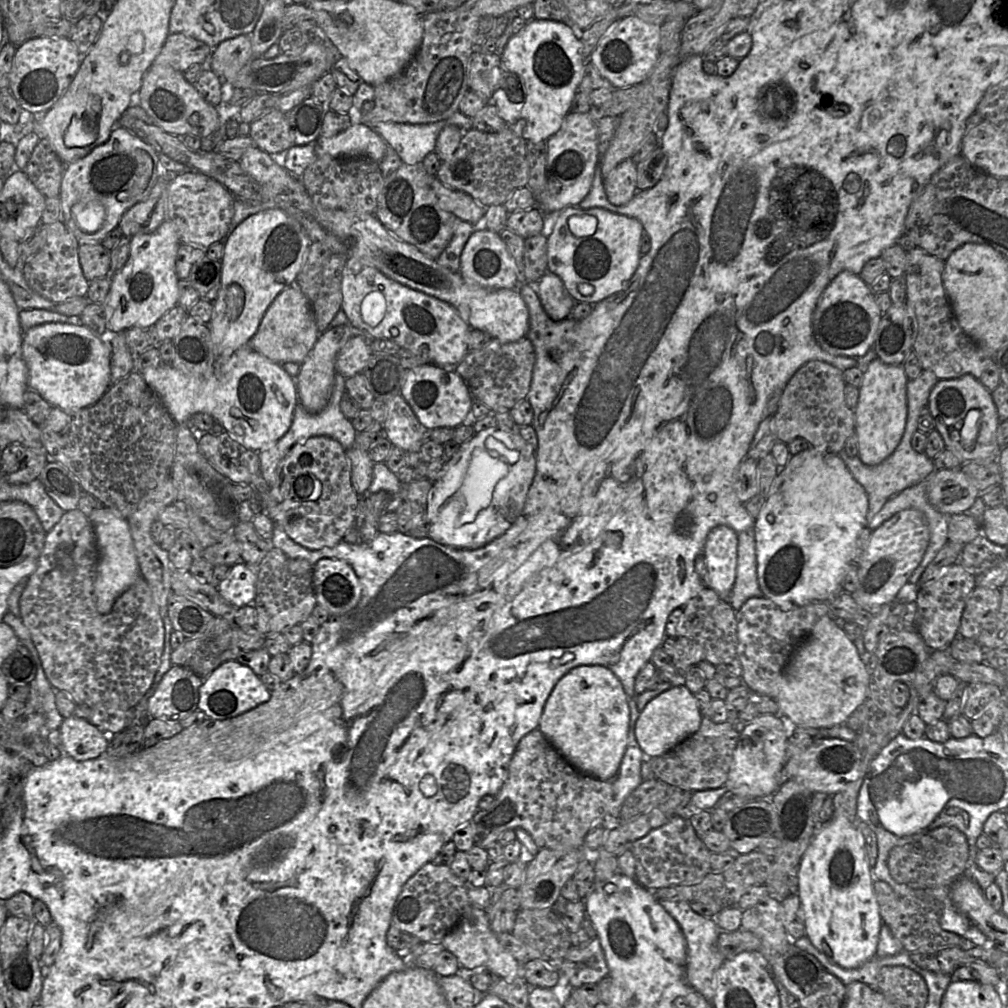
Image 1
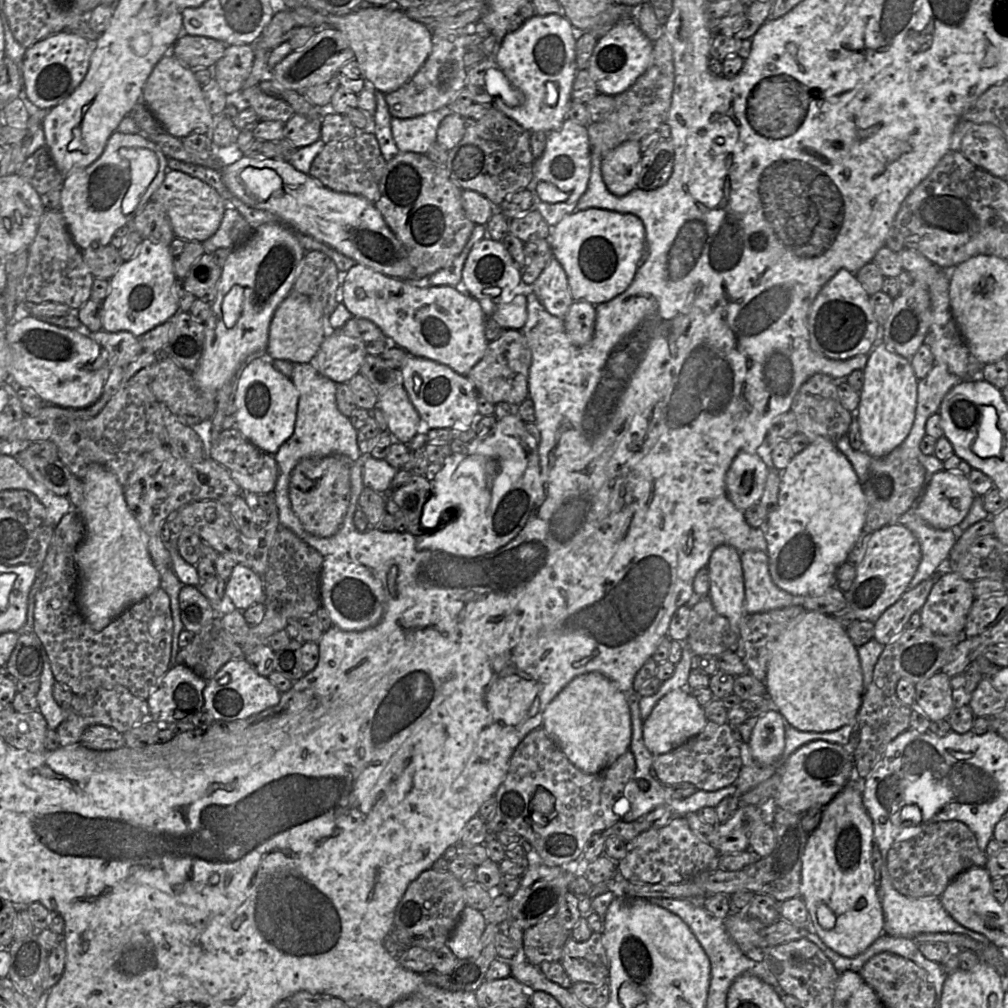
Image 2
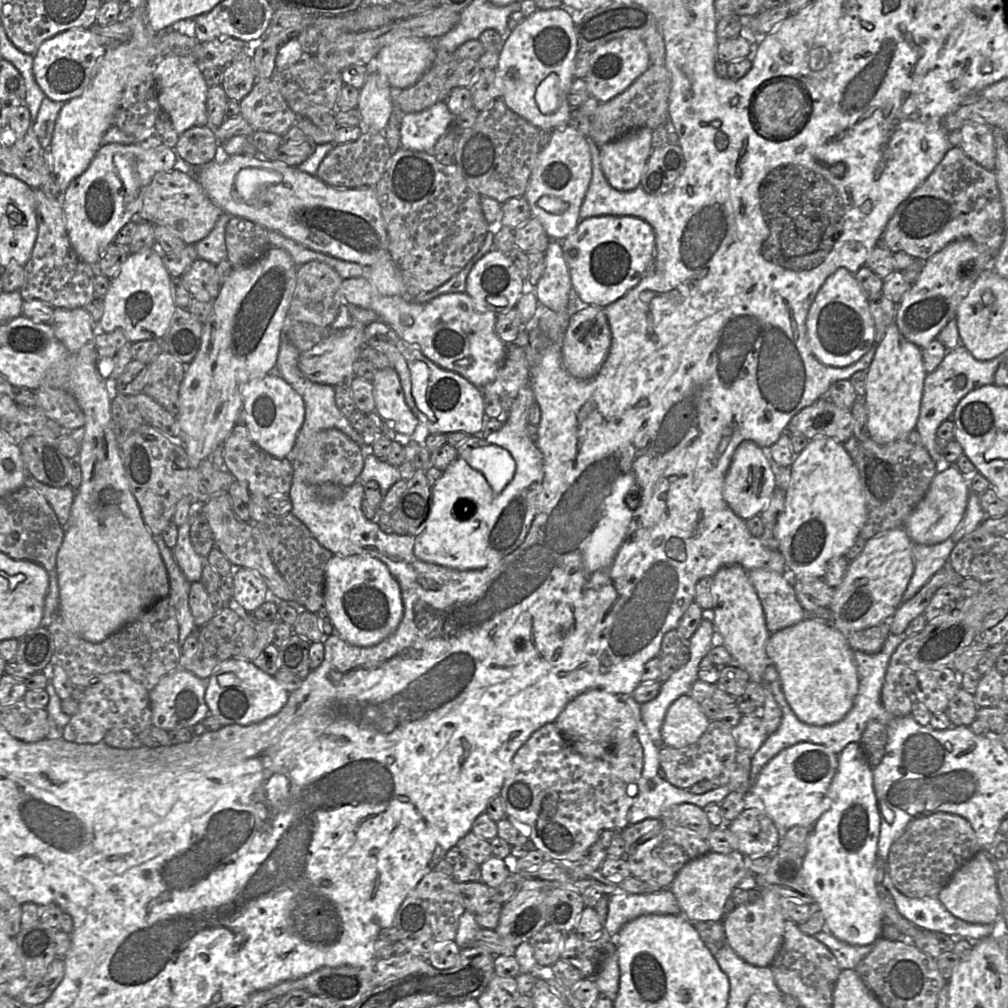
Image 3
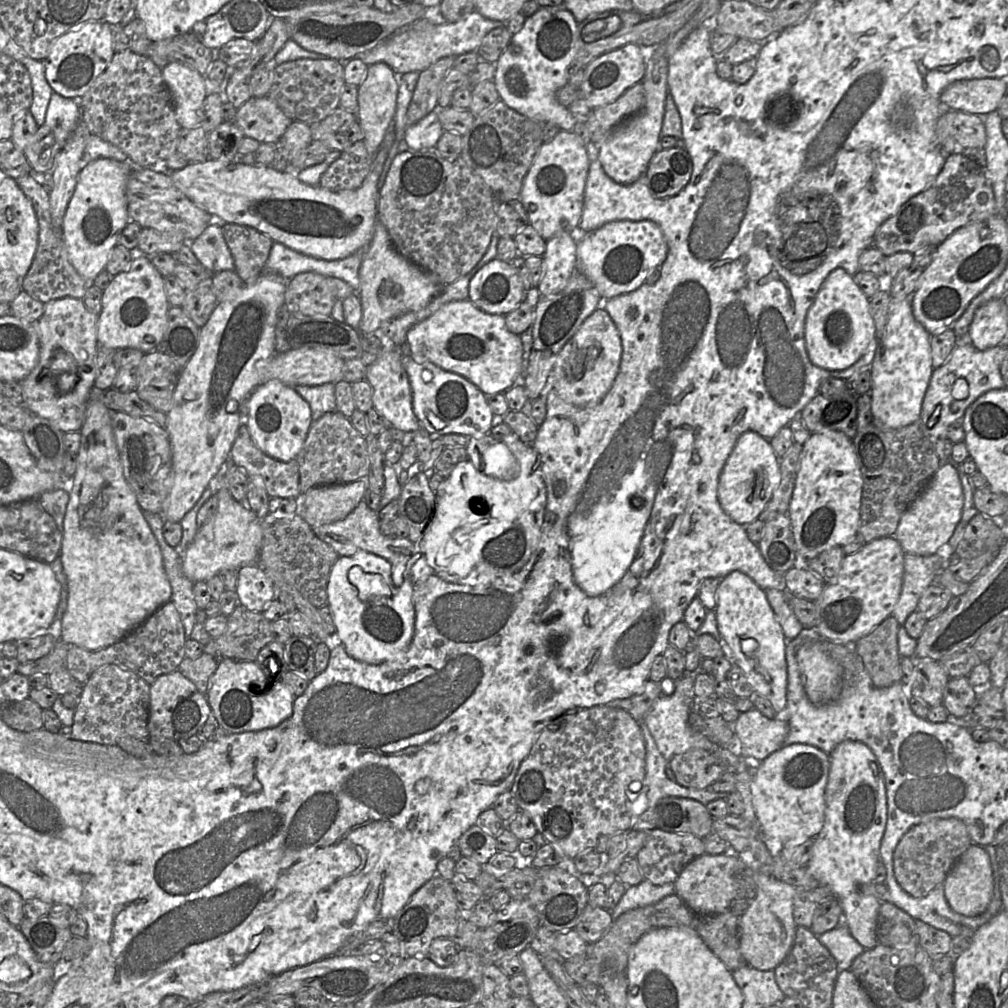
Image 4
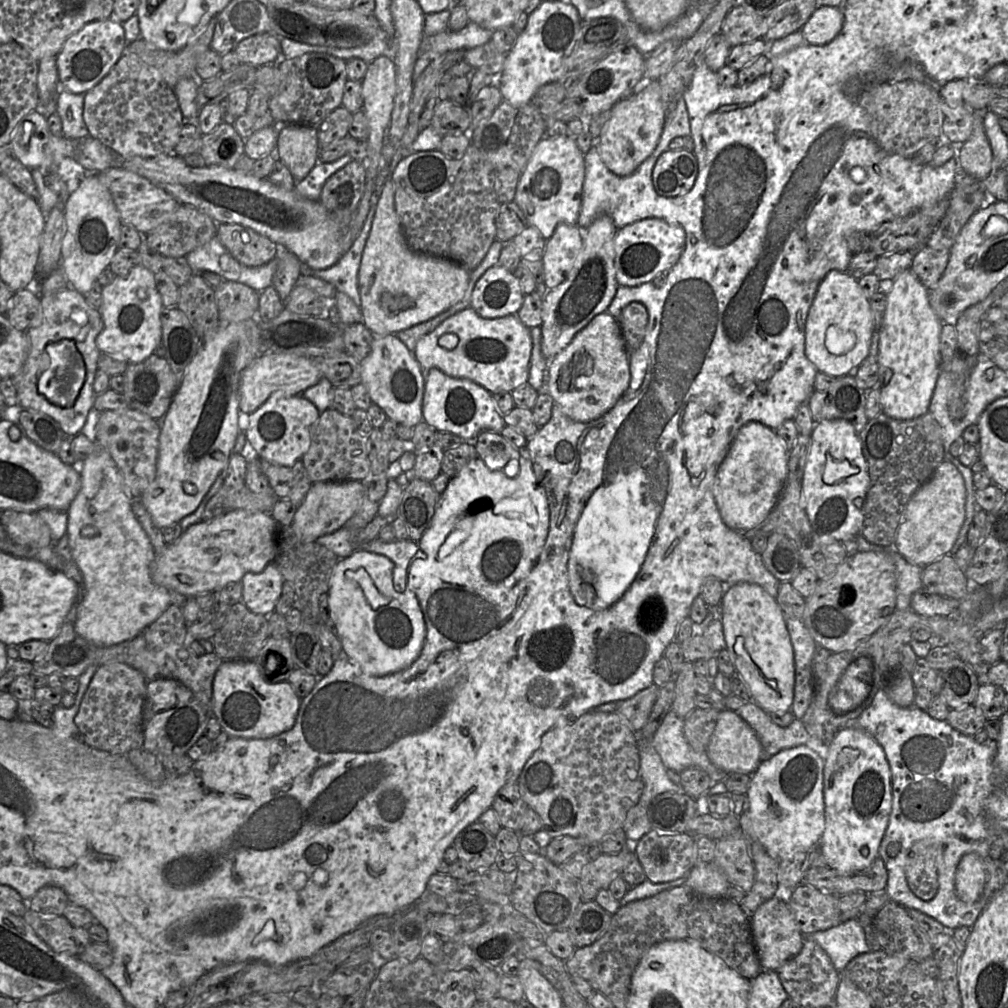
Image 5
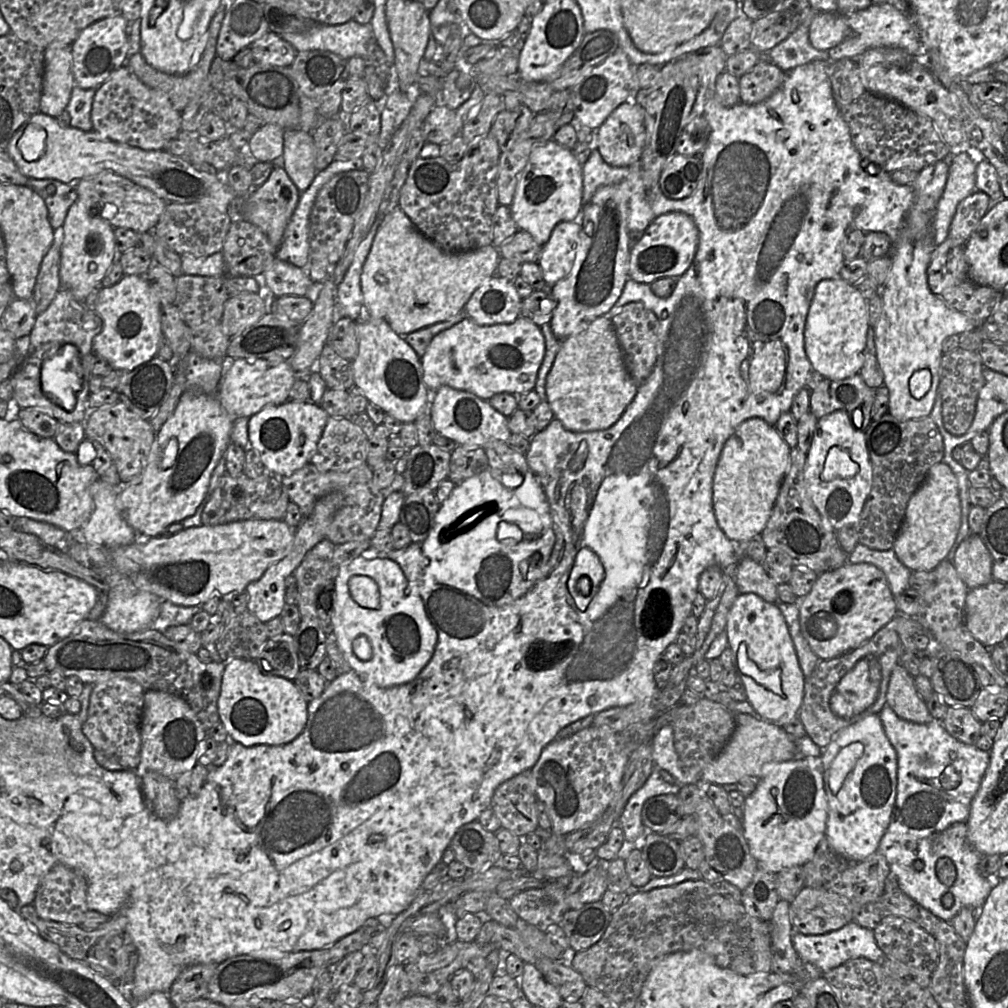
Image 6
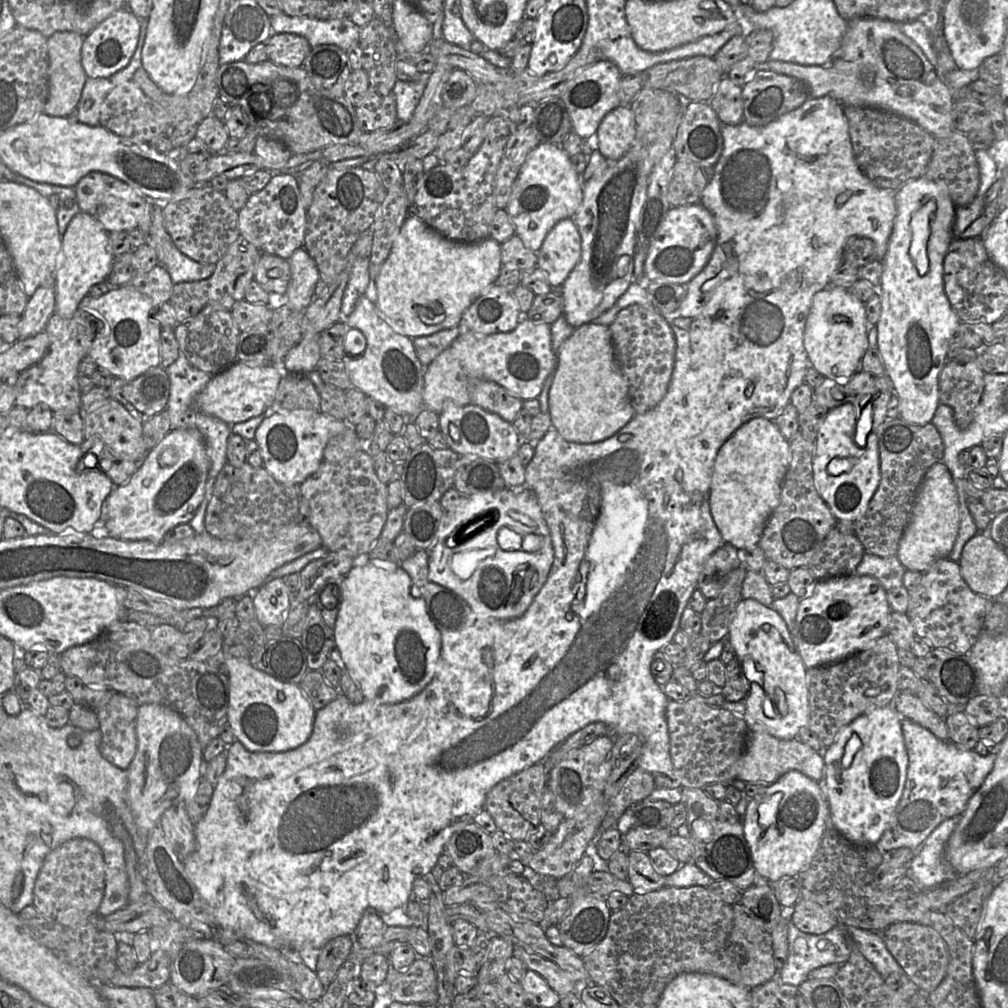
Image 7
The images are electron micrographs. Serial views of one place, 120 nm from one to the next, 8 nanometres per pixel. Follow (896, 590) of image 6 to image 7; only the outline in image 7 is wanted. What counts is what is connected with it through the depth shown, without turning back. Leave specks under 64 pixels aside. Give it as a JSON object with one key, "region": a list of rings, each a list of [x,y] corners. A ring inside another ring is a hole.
{"region":[[[865,553],[856,568],[857,575],[867,575],[876,578],[882,587],[889,591],[903,586],[903,576],[906,569],[896,556],[879,557]]]}

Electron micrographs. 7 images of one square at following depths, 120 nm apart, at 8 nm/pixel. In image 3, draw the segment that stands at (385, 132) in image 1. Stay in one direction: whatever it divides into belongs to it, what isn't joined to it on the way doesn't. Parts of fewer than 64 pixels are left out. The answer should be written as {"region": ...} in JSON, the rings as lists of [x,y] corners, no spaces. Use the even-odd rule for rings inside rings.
{"region":[[[440,101],[420,112],[406,113],[401,118],[401,147],[432,152],[439,138],[454,124],[454,115],[446,101]]]}

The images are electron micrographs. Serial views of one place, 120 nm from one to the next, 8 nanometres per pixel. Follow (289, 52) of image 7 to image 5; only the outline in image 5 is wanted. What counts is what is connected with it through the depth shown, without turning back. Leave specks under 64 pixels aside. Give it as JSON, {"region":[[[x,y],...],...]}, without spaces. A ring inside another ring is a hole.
{"region":[[[269,32],[243,39],[233,51],[240,63],[256,68],[277,64],[282,59],[280,39]]]}

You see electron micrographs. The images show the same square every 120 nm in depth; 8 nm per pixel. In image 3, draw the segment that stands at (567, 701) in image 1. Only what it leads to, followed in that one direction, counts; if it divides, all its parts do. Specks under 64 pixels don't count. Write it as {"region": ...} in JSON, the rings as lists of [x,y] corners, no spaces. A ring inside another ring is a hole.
{"region":[[[591,689],[576,696],[565,706],[557,717],[555,724],[573,749],[586,758],[601,757],[612,747],[636,733],[636,720],[625,702],[625,696],[618,696],[602,689]]]}

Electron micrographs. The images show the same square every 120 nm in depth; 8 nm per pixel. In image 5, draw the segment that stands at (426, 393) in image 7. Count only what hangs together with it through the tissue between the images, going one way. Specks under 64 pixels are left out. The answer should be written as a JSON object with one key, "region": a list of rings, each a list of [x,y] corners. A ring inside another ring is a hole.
{"region":[[[467,307],[441,322],[433,331],[421,337],[415,347],[414,357],[421,367],[423,377],[431,368],[457,379],[471,380],[491,394],[512,392],[527,383],[532,351],[530,328],[517,315],[487,319]]]}

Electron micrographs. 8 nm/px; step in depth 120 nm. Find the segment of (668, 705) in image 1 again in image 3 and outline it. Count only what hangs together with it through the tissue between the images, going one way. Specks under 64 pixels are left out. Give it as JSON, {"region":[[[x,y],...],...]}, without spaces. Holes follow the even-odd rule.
{"region":[[[690,694],[676,699],[668,708],[662,727],[663,746],[681,748],[695,743],[707,730],[710,721]]]}

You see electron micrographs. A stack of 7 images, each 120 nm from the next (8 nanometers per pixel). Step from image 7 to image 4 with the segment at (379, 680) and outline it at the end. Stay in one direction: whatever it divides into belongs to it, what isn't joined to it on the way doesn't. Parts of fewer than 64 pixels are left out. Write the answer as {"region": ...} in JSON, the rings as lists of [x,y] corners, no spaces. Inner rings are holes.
{"region":[[[359,551],[352,556],[339,556],[327,584],[327,605],[332,610],[337,640],[353,658],[369,664],[394,660],[409,648],[415,627],[415,607],[409,571],[402,586],[397,587],[391,576],[391,564],[373,553]]]}

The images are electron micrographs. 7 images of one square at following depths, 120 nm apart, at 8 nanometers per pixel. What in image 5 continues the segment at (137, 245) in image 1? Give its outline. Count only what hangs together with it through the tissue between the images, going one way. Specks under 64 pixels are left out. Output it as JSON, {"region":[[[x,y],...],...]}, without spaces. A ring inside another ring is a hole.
{"region":[[[142,264],[136,265],[126,276],[116,276],[110,284],[102,288],[99,312],[103,320],[103,329],[96,338],[98,349],[101,353],[120,357],[128,364],[146,360],[161,343],[162,308],[154,274]]]}

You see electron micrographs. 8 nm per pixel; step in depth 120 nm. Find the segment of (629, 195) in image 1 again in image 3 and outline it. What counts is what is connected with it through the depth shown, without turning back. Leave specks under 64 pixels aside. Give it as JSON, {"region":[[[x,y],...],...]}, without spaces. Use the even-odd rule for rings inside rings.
{"region":[[[649,128],[627,132],[600,147],[600,163],[608,183],[616,190],[630,191],[640,186],[653,149]]]}

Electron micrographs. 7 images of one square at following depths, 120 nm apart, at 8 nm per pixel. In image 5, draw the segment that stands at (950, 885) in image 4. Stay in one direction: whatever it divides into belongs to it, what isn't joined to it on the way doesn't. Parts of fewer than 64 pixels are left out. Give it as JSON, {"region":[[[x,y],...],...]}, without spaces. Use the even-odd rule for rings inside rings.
{"region":[[[976,853],[964,855],[956,869],[955,890],[958,898],[965,903],[975,902],[983,892],[986,871],[983,860]]]}

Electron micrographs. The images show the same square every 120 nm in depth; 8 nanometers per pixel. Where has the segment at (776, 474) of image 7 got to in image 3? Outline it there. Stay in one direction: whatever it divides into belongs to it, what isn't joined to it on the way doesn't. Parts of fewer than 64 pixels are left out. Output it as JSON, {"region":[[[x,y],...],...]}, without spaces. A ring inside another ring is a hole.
{"region":[[[751,440],[742,441],[732,456],[723,484],[723,497],[731,510],[744,521],[760,515],[776,489],[776,478],[762,448]]]}

